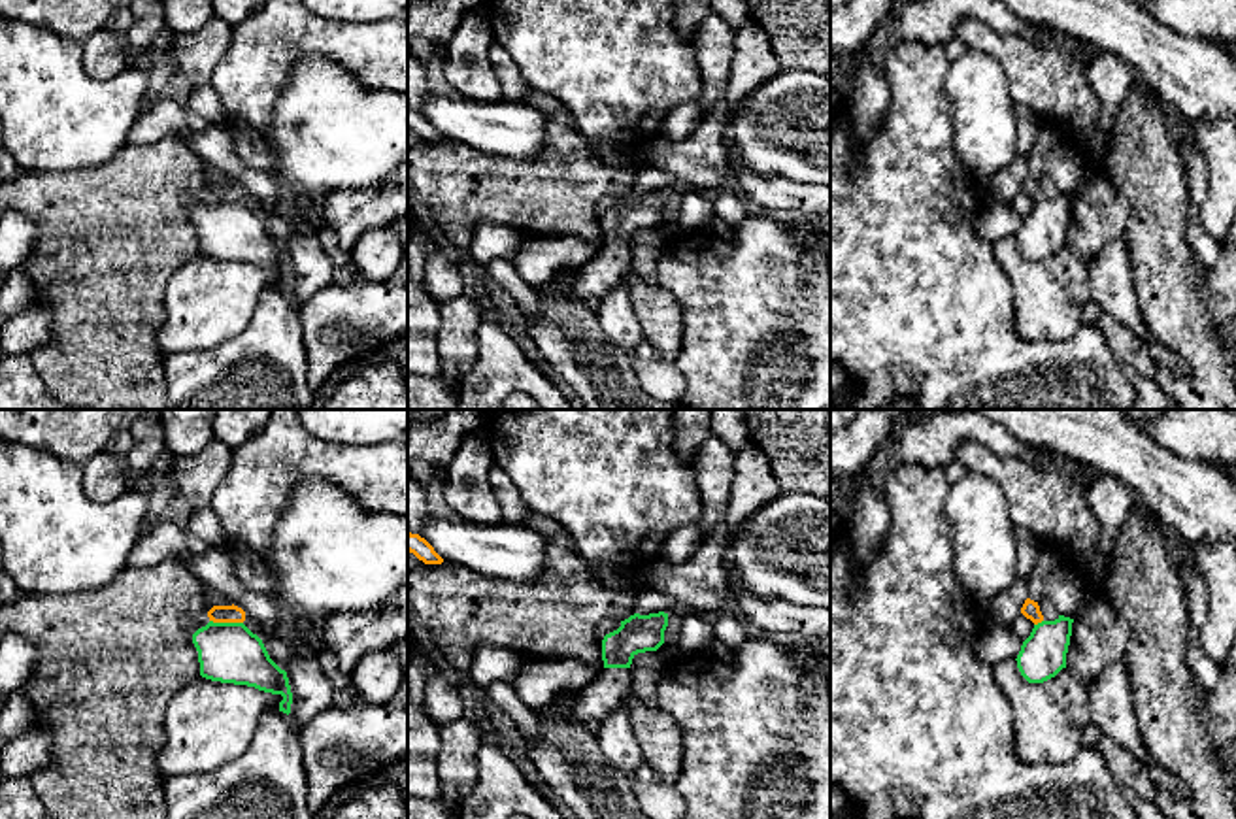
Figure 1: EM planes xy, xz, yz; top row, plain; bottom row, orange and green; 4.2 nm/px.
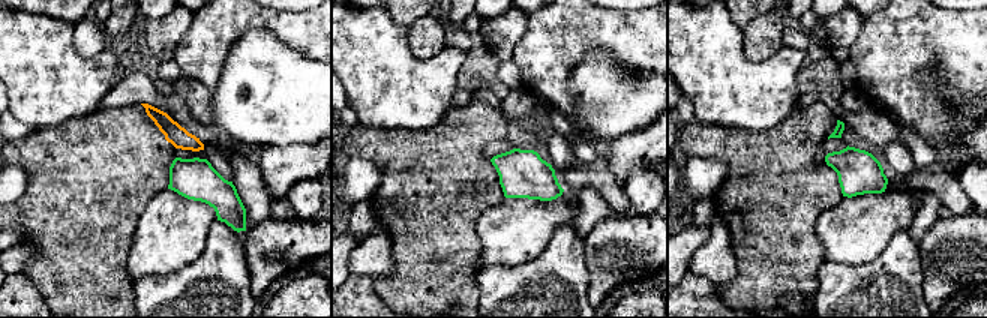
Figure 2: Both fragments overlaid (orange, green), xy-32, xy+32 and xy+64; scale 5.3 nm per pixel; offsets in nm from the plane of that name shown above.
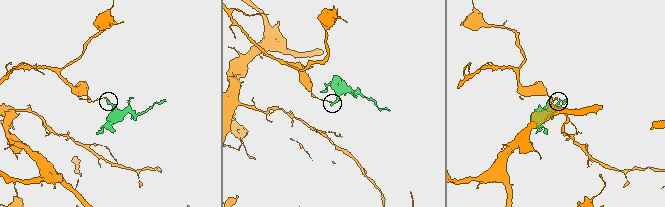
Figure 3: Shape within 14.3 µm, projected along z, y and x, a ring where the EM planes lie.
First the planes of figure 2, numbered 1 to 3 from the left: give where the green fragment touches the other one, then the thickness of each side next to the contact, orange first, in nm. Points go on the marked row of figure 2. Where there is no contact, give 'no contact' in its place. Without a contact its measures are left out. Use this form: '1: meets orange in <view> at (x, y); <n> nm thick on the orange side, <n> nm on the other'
1: no contact
2: no contact
3: no contact

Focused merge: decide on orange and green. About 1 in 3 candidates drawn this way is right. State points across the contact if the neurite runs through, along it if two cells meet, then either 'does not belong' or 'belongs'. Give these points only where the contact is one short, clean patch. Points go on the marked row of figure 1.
border xy (210, 619), (242, 623); does not belong

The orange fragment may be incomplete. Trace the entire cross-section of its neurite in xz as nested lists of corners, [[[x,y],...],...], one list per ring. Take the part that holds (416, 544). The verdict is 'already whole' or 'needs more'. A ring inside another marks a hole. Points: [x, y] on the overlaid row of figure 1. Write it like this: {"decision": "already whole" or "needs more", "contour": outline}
{"decision": "already whole", "contour": [[[408,532],[408,551],[413,553],[425,564],[443,562],[443,559],[434,551],[434,547],[419,534]]]}

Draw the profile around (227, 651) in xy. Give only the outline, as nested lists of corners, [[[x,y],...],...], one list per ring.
[[[209,621],[192,634],[192,644],[202,677],[281,694],[279,711],[291,713],[292,693],[287,672],[270,659],[262,640],[243,623]]]

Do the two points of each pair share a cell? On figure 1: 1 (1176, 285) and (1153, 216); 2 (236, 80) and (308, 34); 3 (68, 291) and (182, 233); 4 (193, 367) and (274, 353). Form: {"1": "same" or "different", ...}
{"1": "same", "2": "same", "3": "same", "4": "same"}

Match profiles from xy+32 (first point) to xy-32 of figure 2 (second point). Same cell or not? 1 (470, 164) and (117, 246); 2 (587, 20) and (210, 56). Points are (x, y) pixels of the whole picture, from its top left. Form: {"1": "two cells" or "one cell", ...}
{"1": "one cell", "2": "one cell"}

